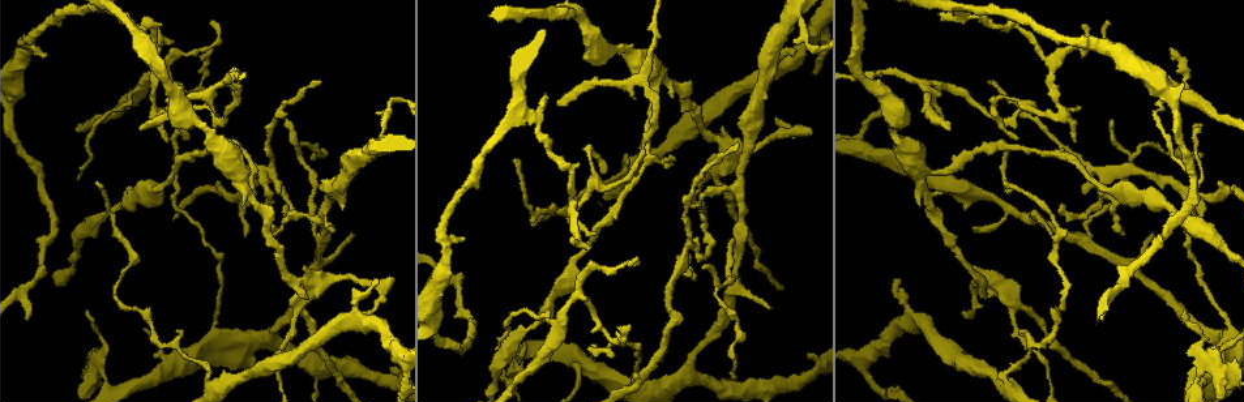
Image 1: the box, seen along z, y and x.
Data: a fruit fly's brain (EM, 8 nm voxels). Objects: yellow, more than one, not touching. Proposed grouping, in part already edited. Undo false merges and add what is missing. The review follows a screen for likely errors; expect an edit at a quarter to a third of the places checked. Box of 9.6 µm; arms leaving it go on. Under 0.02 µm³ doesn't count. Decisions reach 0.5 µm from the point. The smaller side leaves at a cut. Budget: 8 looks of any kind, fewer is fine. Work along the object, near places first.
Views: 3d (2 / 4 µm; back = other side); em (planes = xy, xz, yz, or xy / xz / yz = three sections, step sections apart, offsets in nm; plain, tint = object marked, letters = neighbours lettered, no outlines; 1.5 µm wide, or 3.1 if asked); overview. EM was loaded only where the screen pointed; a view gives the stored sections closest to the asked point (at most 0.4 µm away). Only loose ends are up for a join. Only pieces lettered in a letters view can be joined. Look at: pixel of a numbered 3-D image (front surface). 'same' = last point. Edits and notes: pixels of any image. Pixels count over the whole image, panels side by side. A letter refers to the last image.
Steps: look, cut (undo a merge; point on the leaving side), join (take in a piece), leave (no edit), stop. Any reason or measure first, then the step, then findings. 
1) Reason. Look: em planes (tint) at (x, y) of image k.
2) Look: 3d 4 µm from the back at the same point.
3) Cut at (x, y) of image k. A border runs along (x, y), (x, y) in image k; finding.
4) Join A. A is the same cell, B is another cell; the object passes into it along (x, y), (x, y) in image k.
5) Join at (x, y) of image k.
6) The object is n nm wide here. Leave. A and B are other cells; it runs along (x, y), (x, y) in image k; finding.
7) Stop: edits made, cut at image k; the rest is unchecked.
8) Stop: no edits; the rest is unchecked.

Thin end. Look: em yz step 4 (tint) at (738, 143) of image 1.

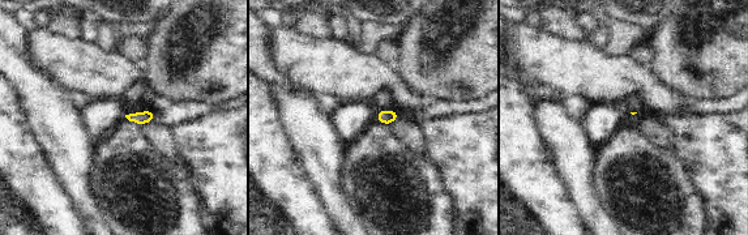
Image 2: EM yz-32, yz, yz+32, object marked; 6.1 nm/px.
Cut it another way. Look: em planes (letters) at the same point.

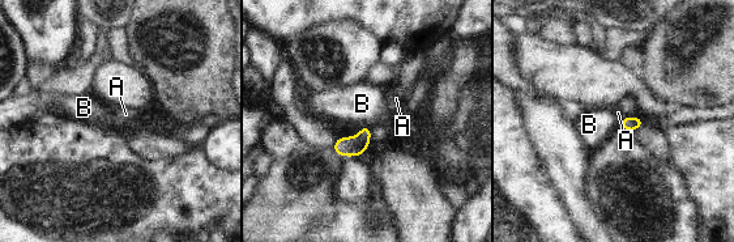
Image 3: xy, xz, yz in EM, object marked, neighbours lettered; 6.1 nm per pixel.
The object is 90 nm wide here. Join A. A is the same cell, B is another cell; it goes on there.

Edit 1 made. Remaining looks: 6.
See it whole again. Look: overview.

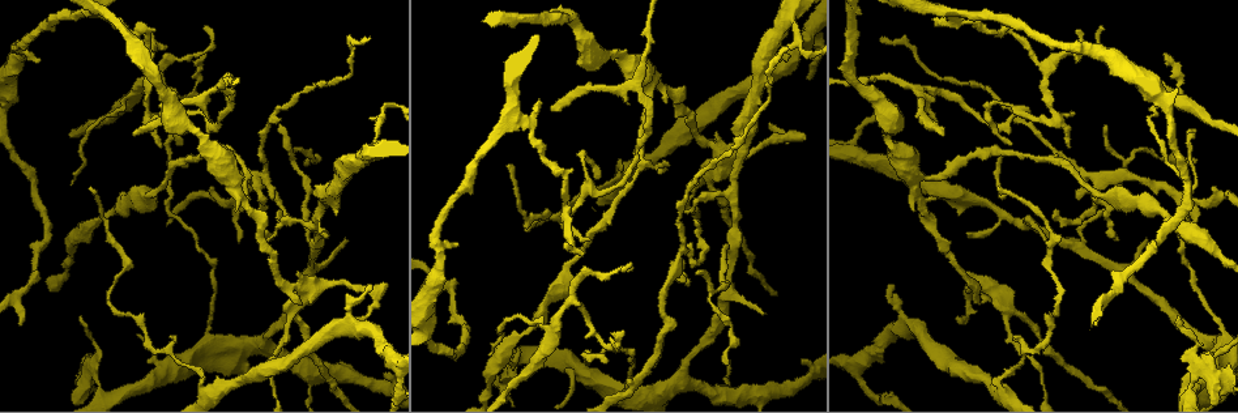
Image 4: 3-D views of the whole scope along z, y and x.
An open end. Look: em planes (letters) at (310, 163) of image 4.

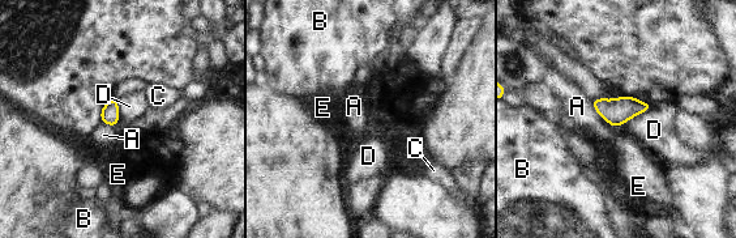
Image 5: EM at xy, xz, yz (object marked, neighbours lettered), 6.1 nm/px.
Leave. A, B, C, D and E are other cells; a border runs along (653, 106), (636, 114), (620, 126) in image 5; none of them fits.

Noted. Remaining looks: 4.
An open end. Look: 3d 4 µm at (1003, 196) of image 4.

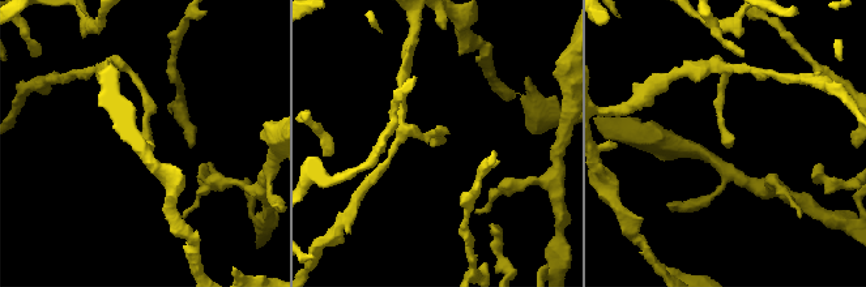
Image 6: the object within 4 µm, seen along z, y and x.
Now the EM. Look: em planes (letters) at (430, 145) of image 6.

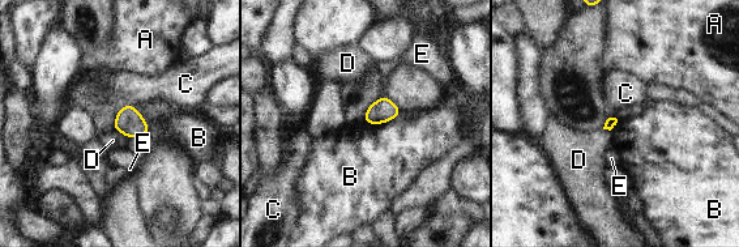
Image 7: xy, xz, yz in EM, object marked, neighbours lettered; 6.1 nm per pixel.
Leave. A, B, C, D and E are other cells; a border runs along (401, 111), (383, 123), (363, 122) in image 7; none of them fits.

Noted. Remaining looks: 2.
Stop: edits made, join at image 3; the rest is unchecked.

